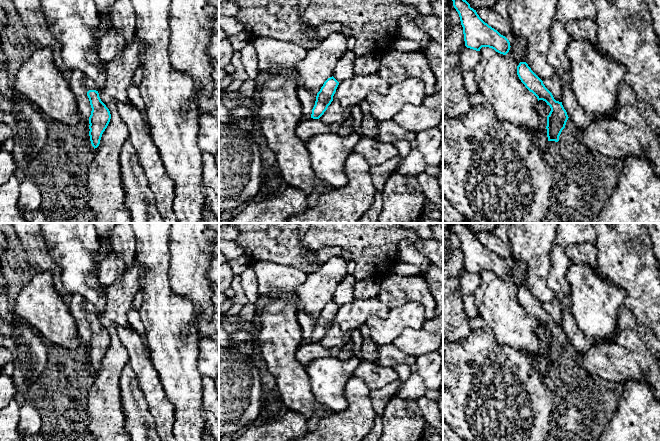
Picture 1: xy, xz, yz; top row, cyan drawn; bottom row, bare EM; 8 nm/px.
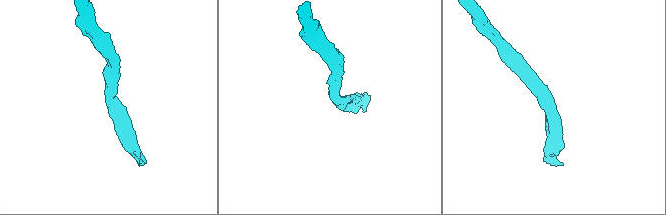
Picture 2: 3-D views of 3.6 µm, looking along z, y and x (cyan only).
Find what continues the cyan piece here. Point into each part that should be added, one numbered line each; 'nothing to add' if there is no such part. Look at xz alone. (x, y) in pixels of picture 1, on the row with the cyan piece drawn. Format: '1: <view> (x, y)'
nothing to add

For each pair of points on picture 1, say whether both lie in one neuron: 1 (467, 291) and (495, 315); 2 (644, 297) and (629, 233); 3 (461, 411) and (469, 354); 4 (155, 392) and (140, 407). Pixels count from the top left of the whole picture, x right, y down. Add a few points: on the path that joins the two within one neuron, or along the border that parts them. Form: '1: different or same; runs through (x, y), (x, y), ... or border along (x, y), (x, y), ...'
1: different; border along (479, 275), (480, 286), (475, 293), (478, 315)
2: same; runs through (641, 281), (632, 266), (632, 249)
3: same; runs through (464, 397), (464, 368)
4: different; border along (137, 379), (148, 411), (155, 423)

